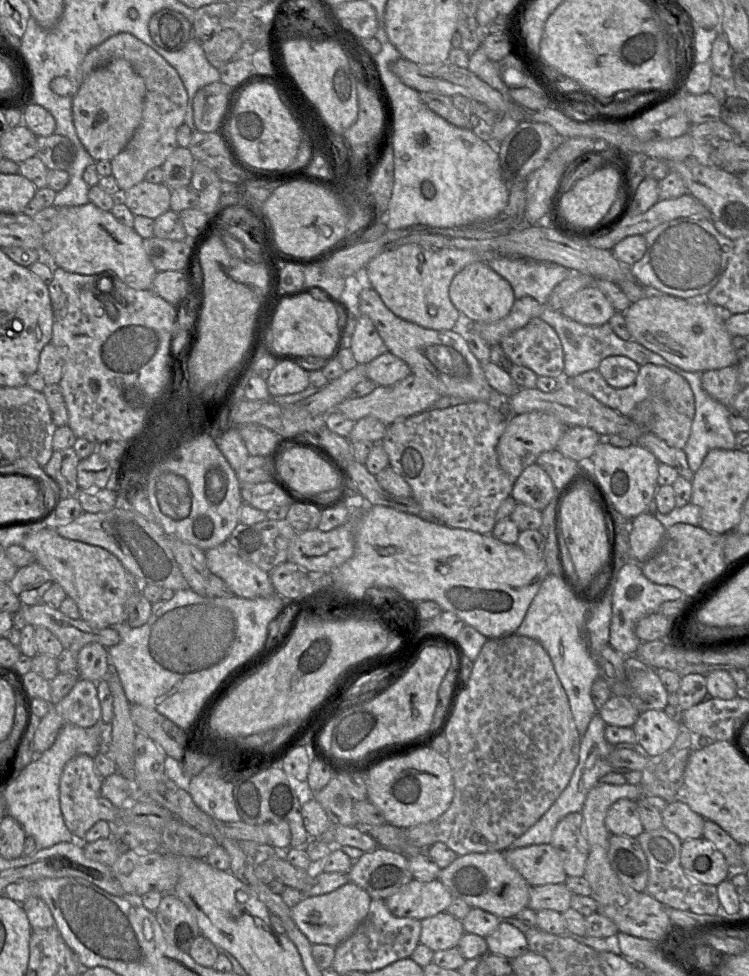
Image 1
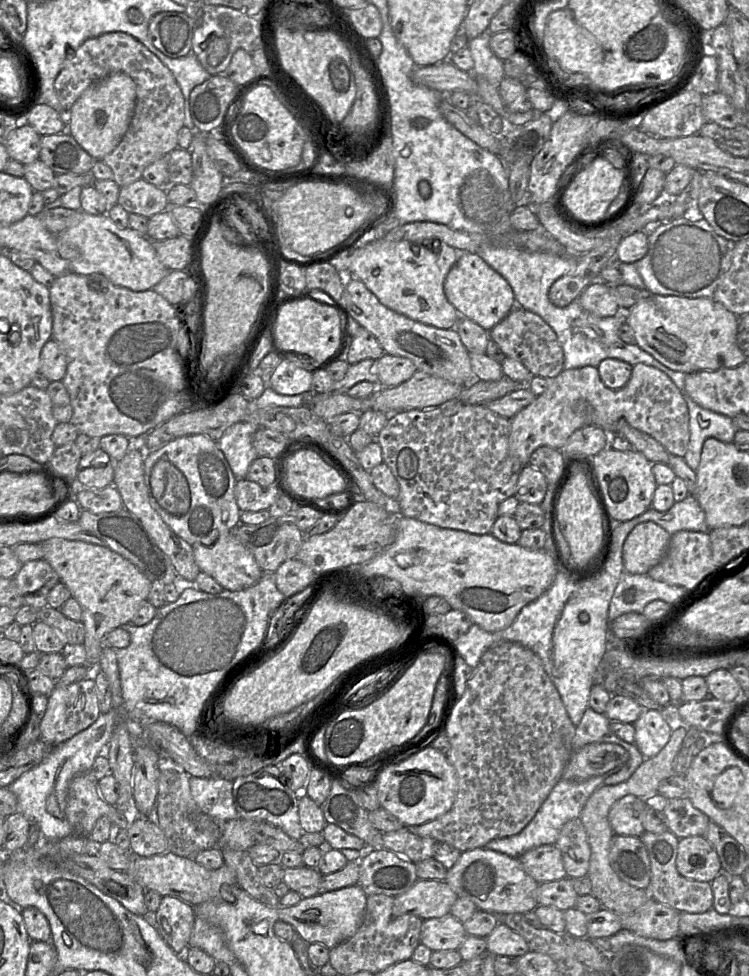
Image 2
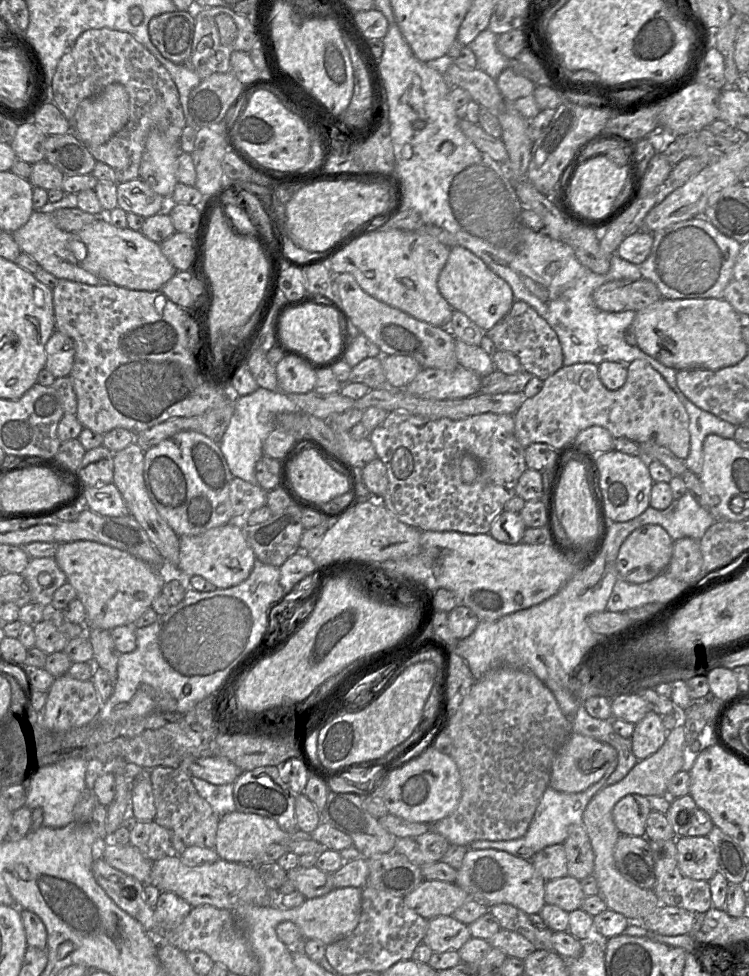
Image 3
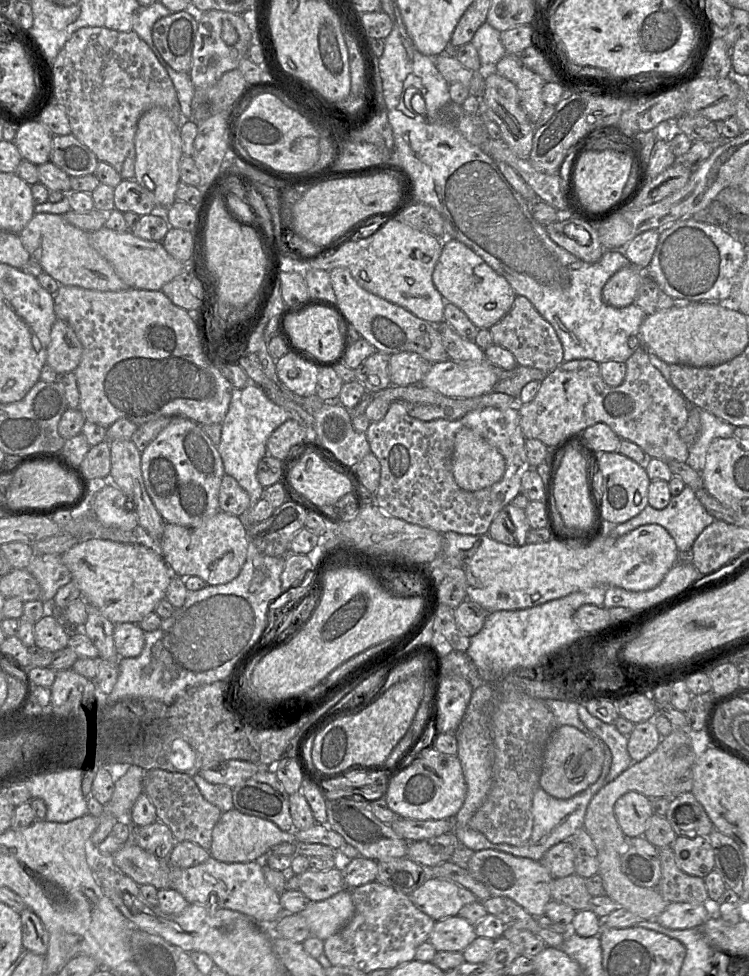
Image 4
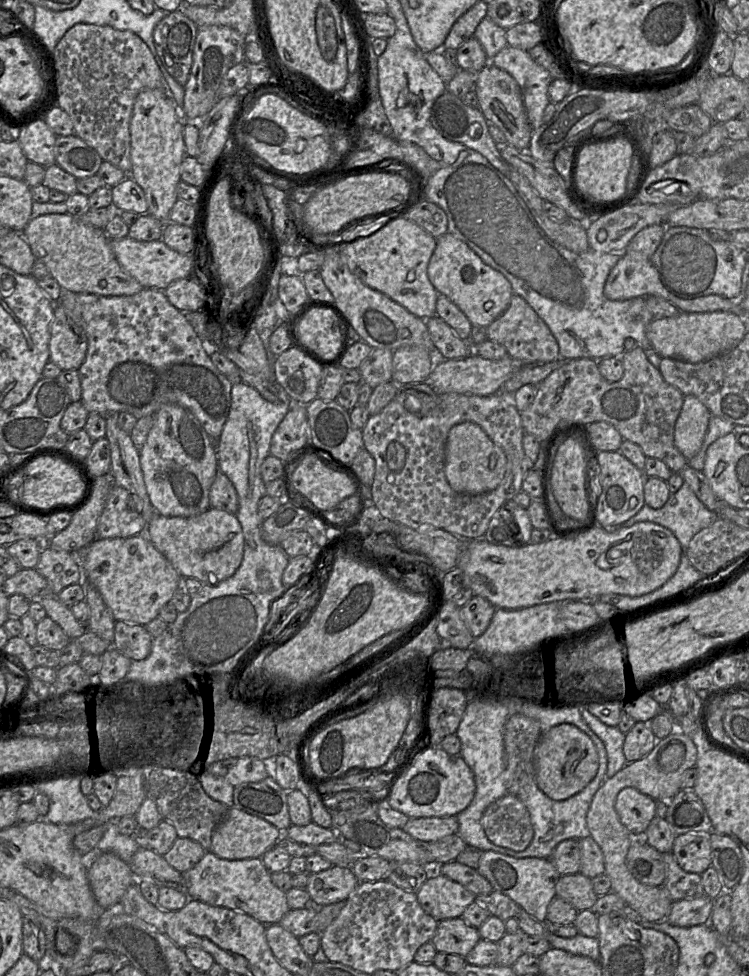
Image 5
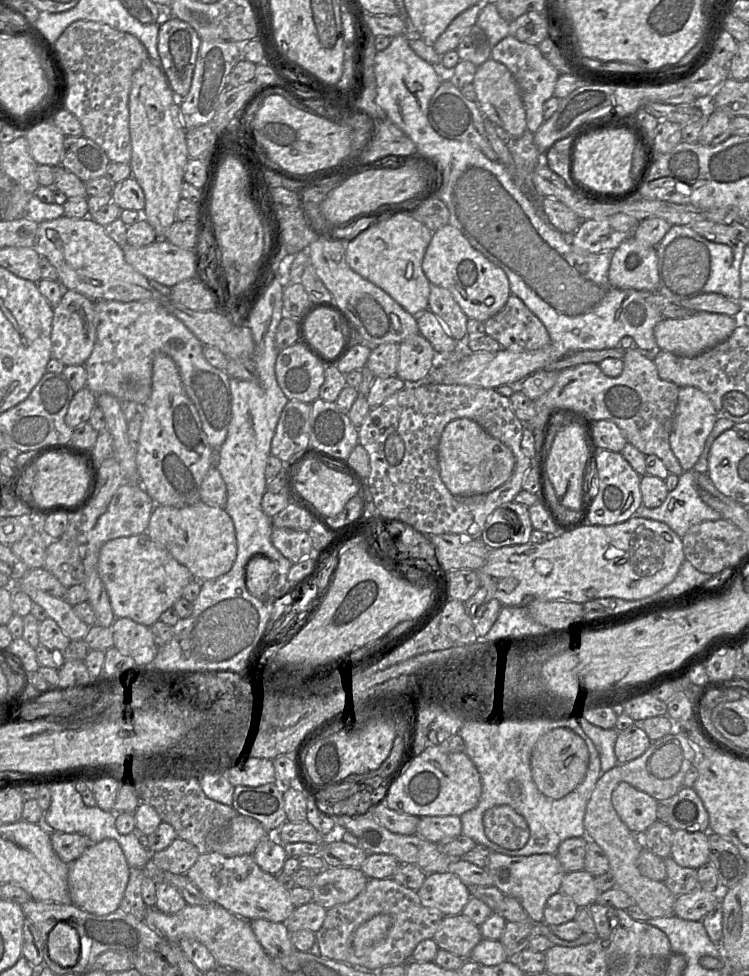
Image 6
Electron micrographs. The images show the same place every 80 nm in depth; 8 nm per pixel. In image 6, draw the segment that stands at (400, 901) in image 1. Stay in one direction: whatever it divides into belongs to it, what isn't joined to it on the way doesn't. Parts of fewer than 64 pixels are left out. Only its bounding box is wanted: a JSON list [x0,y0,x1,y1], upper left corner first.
[417,872,471,916]

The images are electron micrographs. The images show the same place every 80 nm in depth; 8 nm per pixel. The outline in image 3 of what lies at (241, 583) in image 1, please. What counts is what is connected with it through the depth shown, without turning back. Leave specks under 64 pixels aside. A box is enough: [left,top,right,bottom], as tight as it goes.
[177,520,256,589]

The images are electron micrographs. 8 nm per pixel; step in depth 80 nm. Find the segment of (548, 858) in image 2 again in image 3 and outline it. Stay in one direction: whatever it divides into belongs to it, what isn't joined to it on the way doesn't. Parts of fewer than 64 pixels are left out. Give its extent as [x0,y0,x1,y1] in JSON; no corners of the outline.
[530,844,568,881]

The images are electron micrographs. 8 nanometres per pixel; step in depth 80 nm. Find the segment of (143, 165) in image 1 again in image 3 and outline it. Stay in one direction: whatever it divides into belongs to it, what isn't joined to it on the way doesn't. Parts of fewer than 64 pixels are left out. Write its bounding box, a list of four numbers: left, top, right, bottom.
[50,28,186,183]

